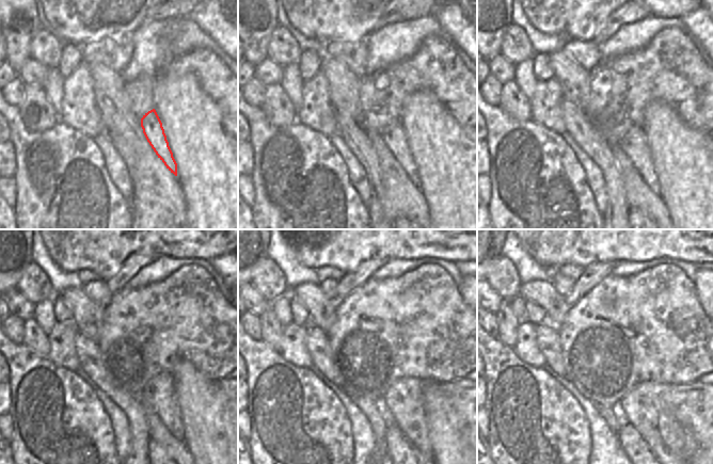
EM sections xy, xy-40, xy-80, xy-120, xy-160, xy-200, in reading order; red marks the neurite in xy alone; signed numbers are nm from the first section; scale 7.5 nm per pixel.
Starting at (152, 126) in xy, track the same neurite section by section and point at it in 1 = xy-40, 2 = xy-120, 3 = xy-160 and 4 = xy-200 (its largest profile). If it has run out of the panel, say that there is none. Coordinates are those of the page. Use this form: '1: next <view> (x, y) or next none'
1: next xy-40 (394, 136)
2: next xy-120 (159, 394)
3: next xy-160 (403, 402)
4: next xy-200 (643, 408)

